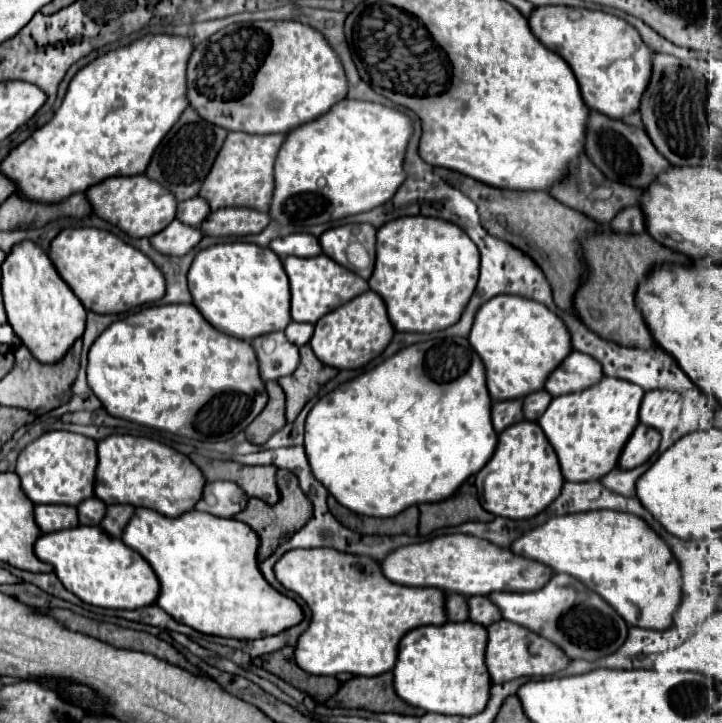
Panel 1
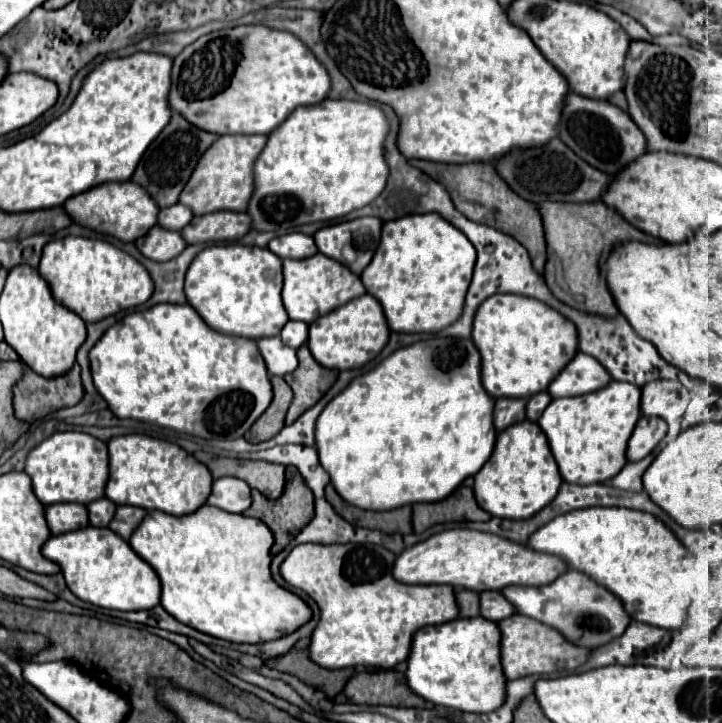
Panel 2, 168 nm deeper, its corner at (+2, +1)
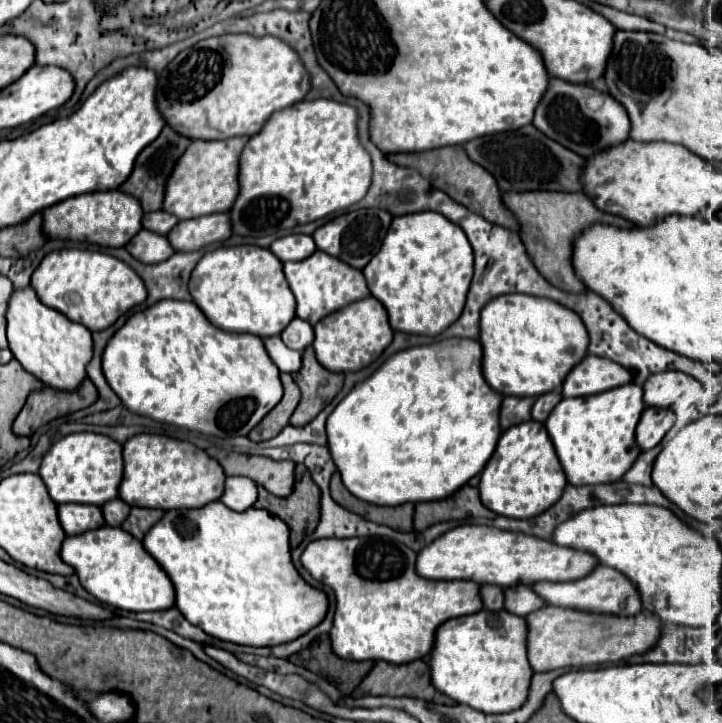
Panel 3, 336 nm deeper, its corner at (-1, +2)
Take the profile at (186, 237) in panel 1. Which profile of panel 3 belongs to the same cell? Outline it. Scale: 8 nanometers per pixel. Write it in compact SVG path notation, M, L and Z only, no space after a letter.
M141 229L127 245L125 249L141 263L161 263L169 259L175 251L171 249L169 241L153 231Z

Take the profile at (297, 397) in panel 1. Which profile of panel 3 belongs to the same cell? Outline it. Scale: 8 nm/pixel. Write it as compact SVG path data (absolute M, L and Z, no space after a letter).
M307 347L303 351L303 367L293 375L295 383L301 389L301 401L291 415L291 425L303 427L323 411L323 407L327 405L323 397L323 385L327 383L327 375L331 373L319 365L313 347Z

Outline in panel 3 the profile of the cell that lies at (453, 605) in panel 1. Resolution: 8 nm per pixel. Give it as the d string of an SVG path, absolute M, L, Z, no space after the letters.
M481 587L481 597L485 603L485 609L489 611L501 611L503 609L503 587Z

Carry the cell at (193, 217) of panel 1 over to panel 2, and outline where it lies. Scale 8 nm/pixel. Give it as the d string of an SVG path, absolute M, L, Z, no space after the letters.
M174 204L170 208L160 210L158 214L158 224L168 230L182 230L190 220L194 218L192 210L184 204Z

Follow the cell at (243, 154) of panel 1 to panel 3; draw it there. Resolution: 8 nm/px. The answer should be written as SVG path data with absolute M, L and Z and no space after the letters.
M231 137L223 141L191 141L185 153L177 159L173 173L165 185L163 211L177 219L195 219L211 213L227 213L237 197L237 159L247 137Z

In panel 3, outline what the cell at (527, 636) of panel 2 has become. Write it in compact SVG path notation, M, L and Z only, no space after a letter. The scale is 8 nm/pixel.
M547 605L525 617L529 625L529 661L535 673L559 667L589 667L599 663L615 663L623 657L641 655L655 647L663 621L651 611L641 609L635 617L619 617L609 613L587 613L567 607Z

